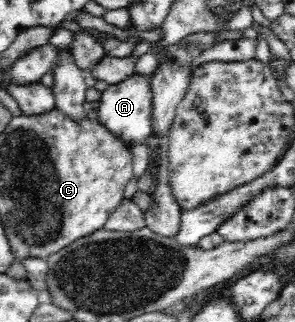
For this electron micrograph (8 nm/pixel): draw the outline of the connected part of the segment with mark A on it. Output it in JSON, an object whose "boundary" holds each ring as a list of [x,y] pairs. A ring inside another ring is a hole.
{"boundary":[[[132,75],[123,82],[109,85],[101,93],[100,106],[97,108],[97,121],[108,129],[109,134],[117,138],[121,144],[134,145],[144,142],[152,132],[152,93],[149,78],[142,75]]]}

